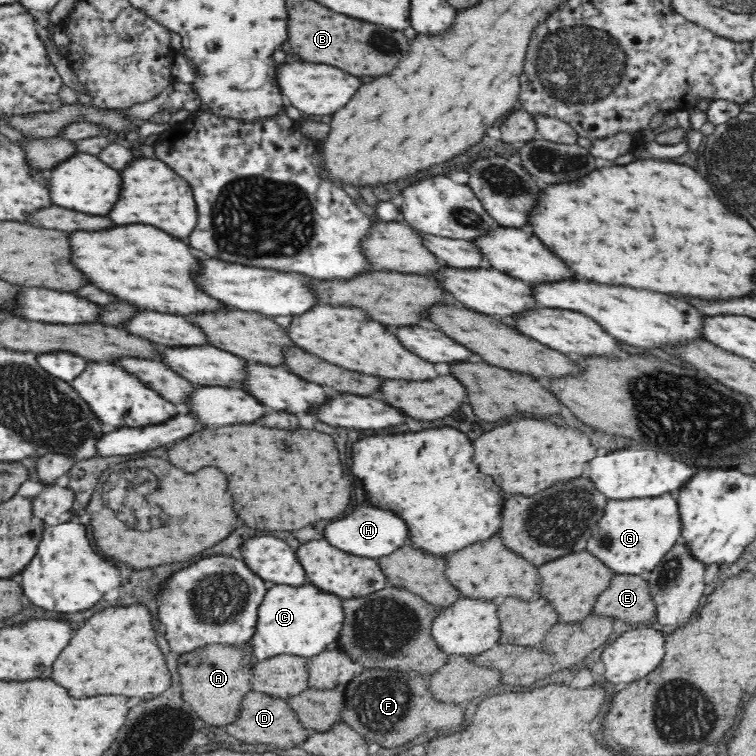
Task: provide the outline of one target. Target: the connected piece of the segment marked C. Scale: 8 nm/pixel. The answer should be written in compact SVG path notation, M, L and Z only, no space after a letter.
M278 584L270 588L258 608L256 634L252 638L252 648L260 660L289 654L294 656L316 656L332 642L336 642L338 632L342 628L342 606L340 600L332 594L320 592L312 586L296 586L288 588L286 584Z

